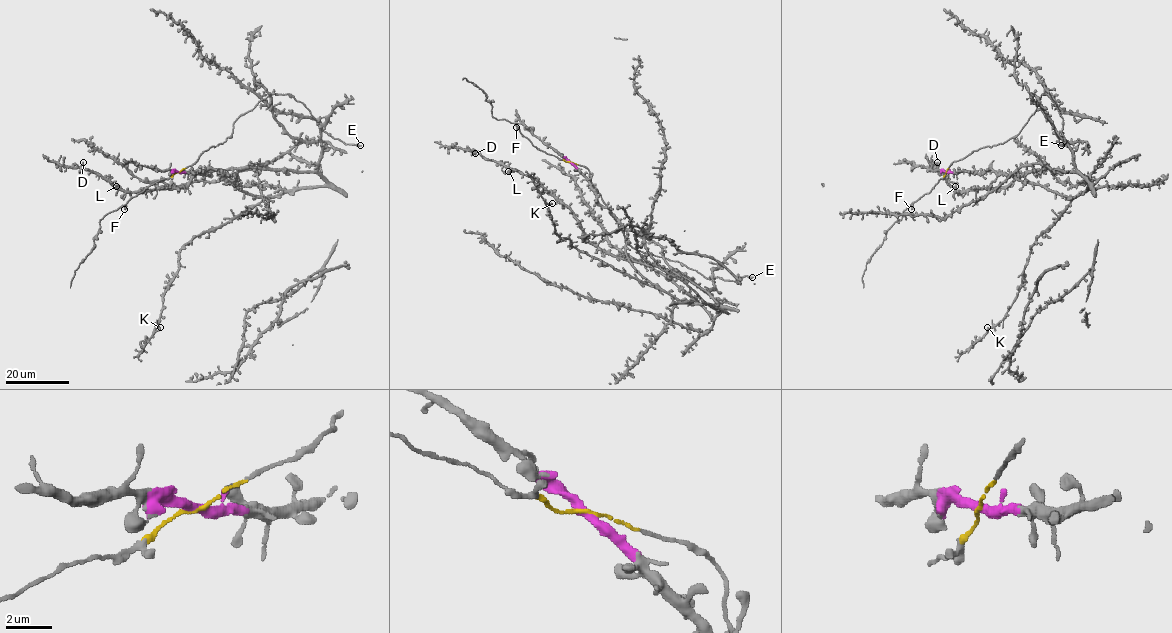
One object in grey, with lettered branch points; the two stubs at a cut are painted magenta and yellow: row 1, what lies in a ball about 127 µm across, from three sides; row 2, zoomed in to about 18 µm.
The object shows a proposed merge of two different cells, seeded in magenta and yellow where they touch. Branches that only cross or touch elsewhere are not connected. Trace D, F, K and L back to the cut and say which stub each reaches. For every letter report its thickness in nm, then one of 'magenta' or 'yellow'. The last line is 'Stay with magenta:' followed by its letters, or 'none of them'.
D: 240 nm | magenta
F: 380 nm | yellow
K: 240 nm | magenta
L: 480 nm | magenta
Stay with magenta: D, K, L

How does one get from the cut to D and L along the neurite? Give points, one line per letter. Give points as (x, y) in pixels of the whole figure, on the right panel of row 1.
D: (946, 172), (991, 168), (1068, 197), (1088, 184), (1075, 172), (1049, 167), (1006, 186), (956, 192), (937, 162)
L: (946, 172), (991, 168), (1068, 197), (1088, 184), (1075, 172), (1049, 167), (1006, 186), (956, 192), (955, 186)

